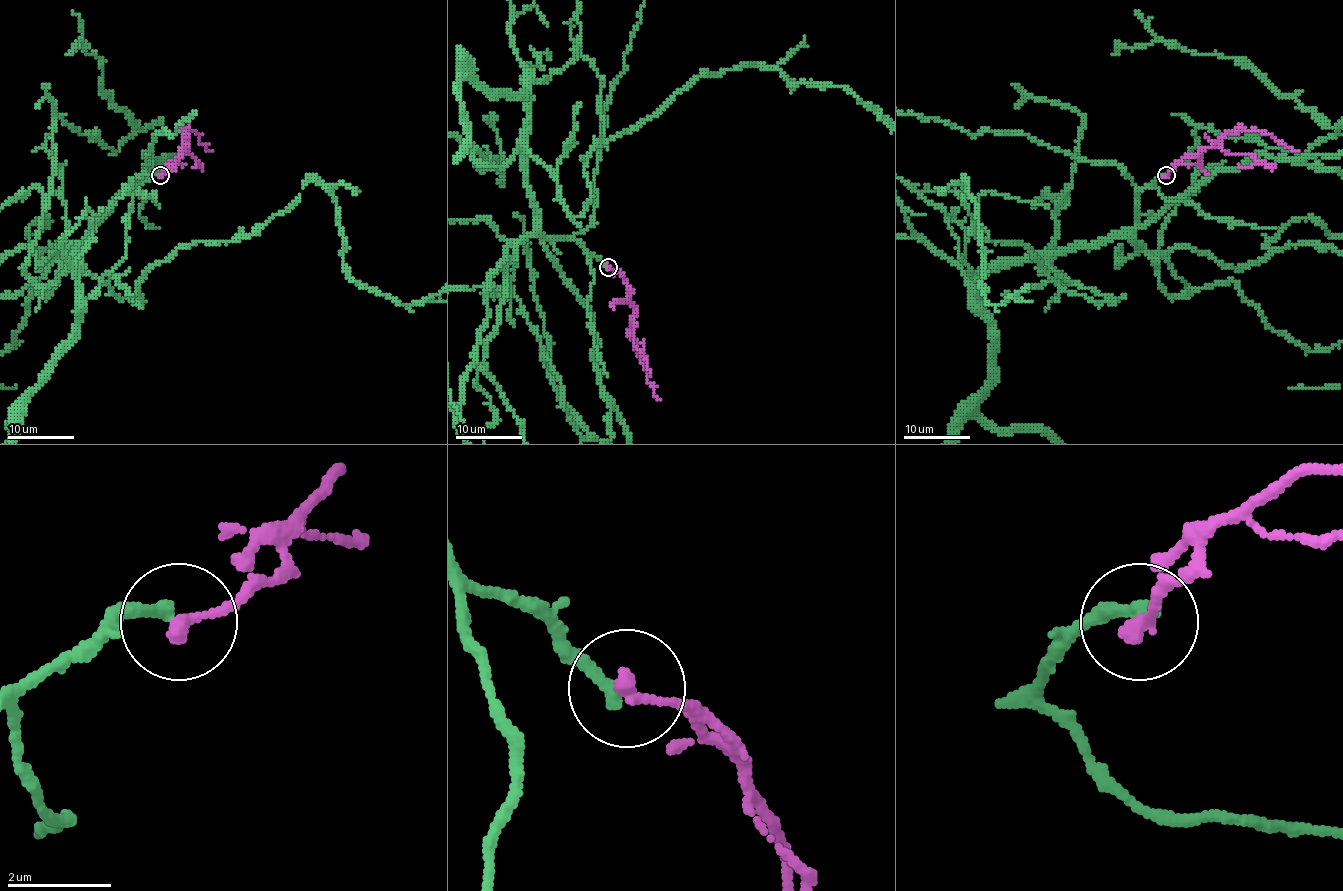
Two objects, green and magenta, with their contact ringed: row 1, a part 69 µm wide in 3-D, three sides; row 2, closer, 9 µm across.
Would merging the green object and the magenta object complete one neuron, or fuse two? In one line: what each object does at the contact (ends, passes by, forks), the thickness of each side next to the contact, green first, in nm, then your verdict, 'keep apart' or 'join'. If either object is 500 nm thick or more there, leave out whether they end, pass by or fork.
green ends | magenta ends | 280/300 nm | keep apart

